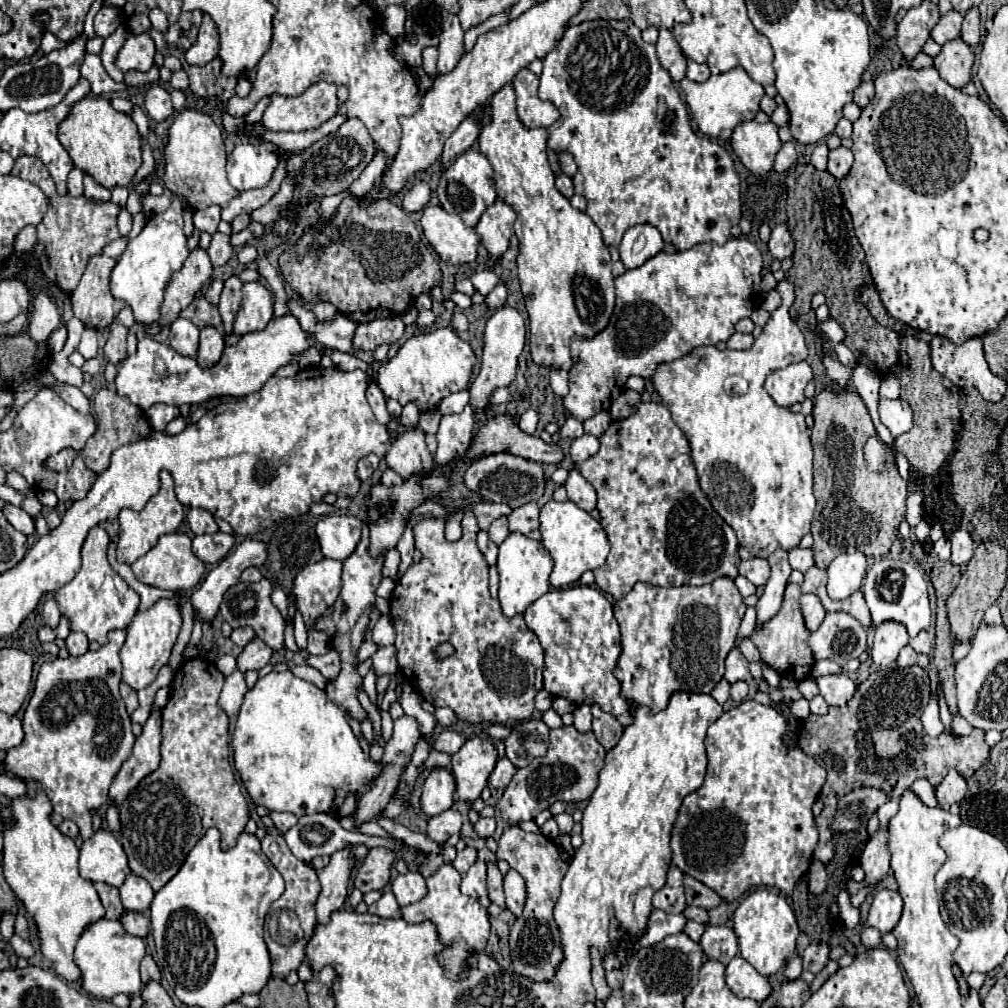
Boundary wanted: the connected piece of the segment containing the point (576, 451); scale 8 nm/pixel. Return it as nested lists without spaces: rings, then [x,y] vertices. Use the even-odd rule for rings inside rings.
[[[583,435],[579,439],[573,439],[569,453],[571,453],[571,459],[575,463],[583,463],[591,455],[595,455],[597,449],[599,449],[599,437],[595,437],[595,435]]]

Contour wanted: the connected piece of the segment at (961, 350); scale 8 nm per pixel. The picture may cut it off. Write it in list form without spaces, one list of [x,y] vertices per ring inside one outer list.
[[[935,335],[929,341],[929,349],[931,349],[933,367],[943,377],[951,379],[951,383],[965,383],[963,387],[975,387],[975,389],[979,389],[979,393],[987,401],[1001,401],[1001,397],[1003,397],[1005,389],[1007,389],[1007,383],[989,371],[989,365],[985,361],[985,353],[983,353],[983,341],[979,337],[973,337],[973,339],[965,341],[963,345],[953,345],[945,337]]]

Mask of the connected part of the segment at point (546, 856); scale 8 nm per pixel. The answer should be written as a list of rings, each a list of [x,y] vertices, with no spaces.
[[[521,827],[505,829],[499,839],[497,859],[505,859],[527,883],[527,899],[521,917],[515,919],[509,933],[509,947],[513,969],[517,975],[523,975],[531,981],[551,981],[559,963],[563,961],[563,949],[559,943],[559,927],[553,919],[555,899],[561,893],[561,879],[567,873],[567,863],[561,859],[557,845],[545,835],[525,833]]]

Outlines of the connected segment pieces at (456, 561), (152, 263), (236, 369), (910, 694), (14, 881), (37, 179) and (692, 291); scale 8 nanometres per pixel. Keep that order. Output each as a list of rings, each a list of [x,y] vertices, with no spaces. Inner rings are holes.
[[[463,509],[463,535],[459,541],[447,541],[443,531],[447,519],[455,515],[449,513],[443,519],[425,517],[413,525],[415,547],[423,553],[421,563],[413,563],[409,571],[399,579],[391,595],[391,621],[397,633],[395,647],[399,669],[405,675],[405,681],[431,705],[451,707],[461,721],[469,723],[509,723],[525,721],[535,711],[535,695],[543,689],[543,649],[537,635],[527,629],[523,615],[505,617],[499,601],[489,595],[489,565],[485,563],[477,547],[477,517],[471,509]],[[449,641],[455,645],[455,655],[437,661],[433,649]]]
[[[173,199],[171,207],[159,215],[153,215],[143,231],[127,243],[125,253],[117,261],[111,273],[111,293],[115,299],[125,301],[135,315],[137,323],[149,325],[159,321],[159,311],[163,303],[163,291],[171,281],[171,275],[179,271],[187,259],[187,237],[183,235],[183,203]]]
[[[291,313],[283,317],[273,317],[265,331],[249,333],[241,337],[239,343],[225,347],[221,361],[209,369],[201,369],[195,359],[183,357],[175,353],[169,345],[163,345],[153,337],[145,335],[139,339],[137,353],[133,357],[127,357],[119,365],[115,389],[119,395],[129,397],[131,403],[143,411],[147,411],[155,403],[179,407],[183,403],[199,405],[219,395],[245,397],[249,393],[259,391],[277,369],[289,365],[299,353],[309,349],[309,345],[311,335],[301,329],[299,321]]]
[[[913,665],[907,669],[899,669],[899,667],[885,669],[885,671],[881,669],[881,671],[873,671],[857,687],[855,695],[843,707],[829,707],[827,715],[809,715],[803,721],[803,729],[799,733],[799,747],[807,755],[815,757],[821,767],[827,769],[827,781],[821,789],[821,801],[825,803],[825,815],[829,815],[831,809],[837,807],[837,801],[843,795],[847,795],[853,789],[865,787],[865,785],[881,789],[889,795],[889,799],[893,799],[893,797],[901,797],[903,791],[907,791],[913,785],[913,781],[919,777],[927,777],[931,781],[931,785],[937,787],[949,769],[957,769],[959,775],[969,779],[981,767],[981,763],[989,755],[989,745],[983,739],[983,731],[973,729],[973,733],[967,737],[943,733],[937,739],[929,737],[923,731],[921,713],[927,707],[929,697],[931,697],[929,675],[919,665]]]
[[[41,791],[35,799],[27,795],[21,799],[11,799],[9,807],[1,811],[1,817],[5,821],[3,873],[13,893],[25,905],[25,911],[37,925],[41,953],[51,963],[51,969],[67,981],[77,981],[81,977],[81,971],[73,961],[75,943],[87,925],[105,917],[105,909],[93,883],[79,875],[79,851],[73,839],[65,837],[51,823],[49,815],[51,803]]]
[[[23,155],[15,159],[15,167],[11,171],[13,175],[19,175],[21,179],[27,179],[31,183],[37,183],[41,191],[51,199],[51,205],[43,217],[43,221],[37,227],[39,241],[35,245],[35,255],[41,263],[43,273],[51,283],[65,291],[73,291],[85,271],[85,263],[89,257],[101,253],[101,249],[111,243],[113,239],[119,239],[119,229],[117,229],[117,213],[121,211],[119,205],[115,203],[97,203],[89,201],[85,197],[71,197],[65,195],[61,197],[55,189],[55,183],[47,171],[47,167],[37,159]]]
[[[739,237],[729,239],[725,245],[701,243],[693,249],[677,251],[673,255],[661,251],[655,257],[647,259],[641,267],[629,269],[619,275],[615,279],[615,323],[609,323],[599,335],[593,335],[591,339],[579,339],[579,335],[571,339],[571,355],[575,363],[569,371],[569,393],[563,397],[565,413],[583,423],[599,411],[607,409],[607,405],[619,397],[625,381],[631,375],[651,379],[659,363],[675,361],[695,347],[727,341],[735,333],[735,323],[743,317],[751,317],[753,309],[757,307],[761,295],[761,269],[763,259],[757,245],[745,237]]]

